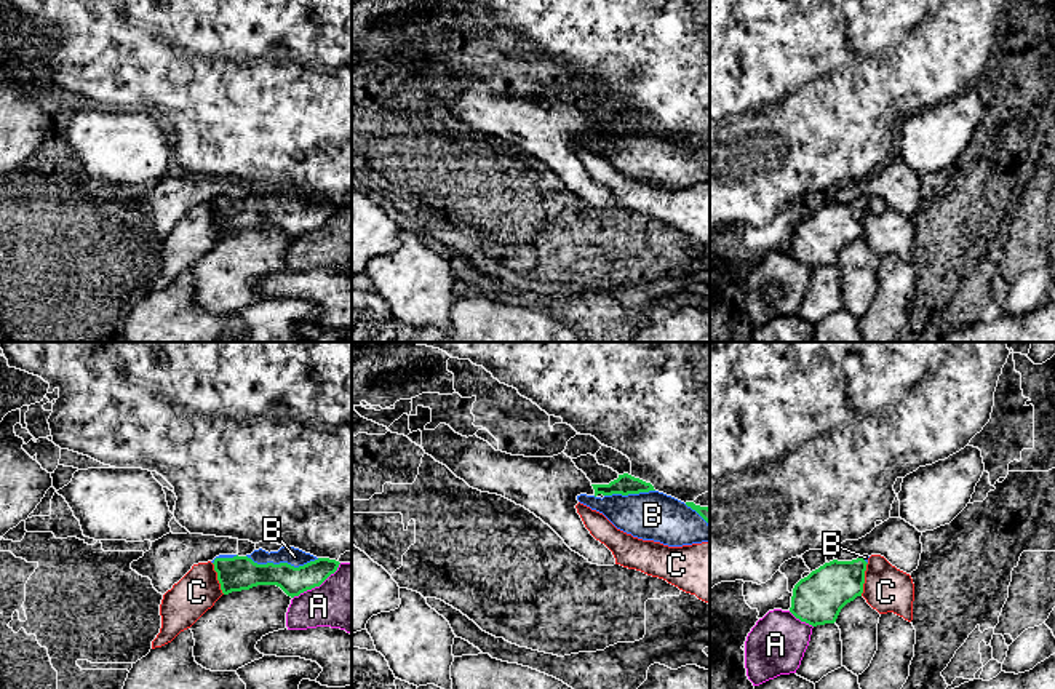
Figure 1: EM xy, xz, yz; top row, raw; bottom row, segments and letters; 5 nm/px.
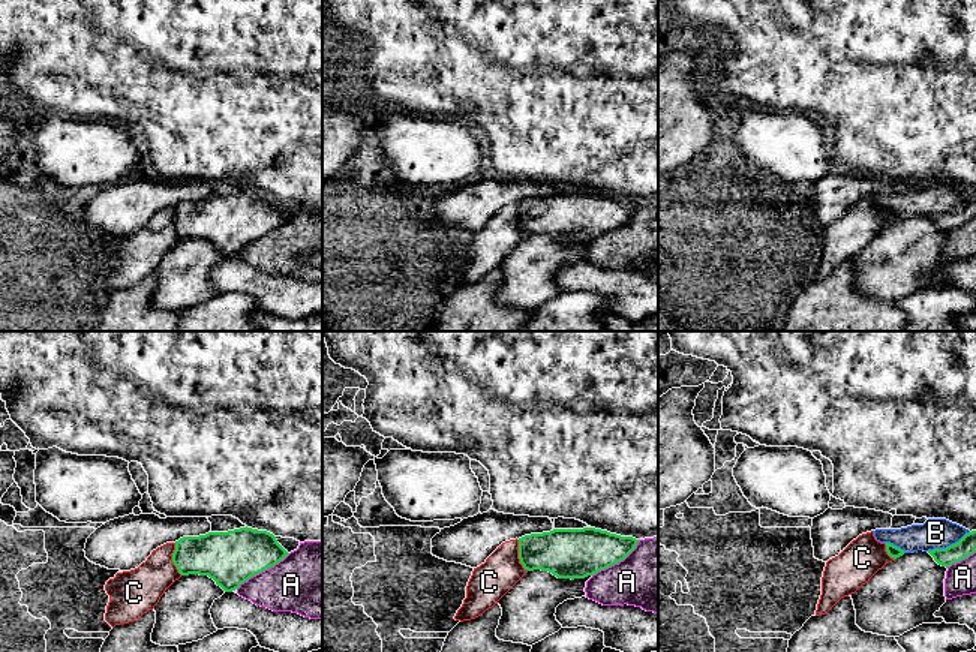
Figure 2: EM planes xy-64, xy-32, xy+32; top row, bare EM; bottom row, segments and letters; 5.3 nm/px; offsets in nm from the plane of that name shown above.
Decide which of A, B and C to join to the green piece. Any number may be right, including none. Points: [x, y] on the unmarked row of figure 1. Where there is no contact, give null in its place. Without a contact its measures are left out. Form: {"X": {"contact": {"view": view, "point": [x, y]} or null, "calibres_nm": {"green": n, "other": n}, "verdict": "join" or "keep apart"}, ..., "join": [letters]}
{"A": {"contact": {"view": "xy", "point": [317, 227]}, "calibres_nm": {"green": 140, "other": 320}, "verdict": "keep apart"}, "B": {"contact": {"view": "xy", "point": [283, 205]}, "calibres_nm": {"green": 180, "other": 90}, "verdict": "join"}, "C": {"contact": {"view": "yz", "point": [863, 221]}, "calibres_nm": {"green": 260, "other": 240}, "verdict": "keep apart"}, "join": ["B"]}

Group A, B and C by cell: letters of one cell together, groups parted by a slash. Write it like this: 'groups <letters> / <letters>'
groups A / B / C

